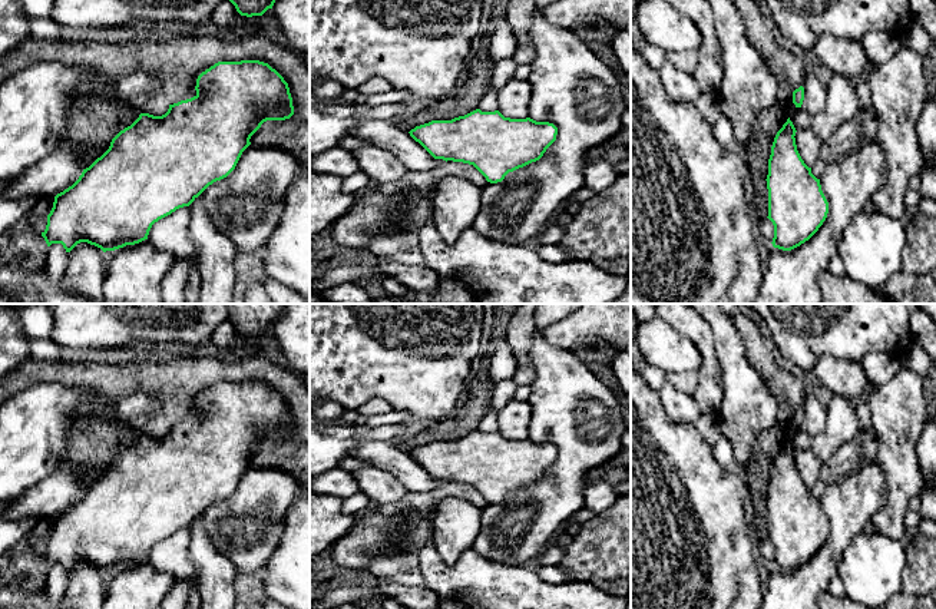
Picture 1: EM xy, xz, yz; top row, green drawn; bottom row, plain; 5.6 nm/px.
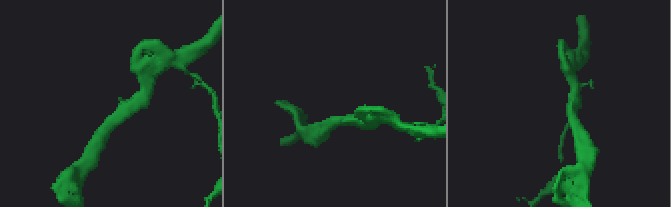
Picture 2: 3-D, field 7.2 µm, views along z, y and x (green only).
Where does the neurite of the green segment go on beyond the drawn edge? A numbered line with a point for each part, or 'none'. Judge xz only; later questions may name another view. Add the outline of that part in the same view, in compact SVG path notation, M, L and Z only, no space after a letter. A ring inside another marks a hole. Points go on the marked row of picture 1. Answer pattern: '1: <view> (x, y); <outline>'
none

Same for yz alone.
none

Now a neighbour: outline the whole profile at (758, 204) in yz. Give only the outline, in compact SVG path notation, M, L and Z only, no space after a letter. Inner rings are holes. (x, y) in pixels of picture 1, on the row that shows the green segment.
M791 99L785 103L777 102L773 107L760 113L753 126L750 140L745 145L747 163L755 186L755 196L751 203L755 221L761 221L768 216L768 189L765 179L768 175L771 146L777 132L783 128L794 110L796 105Z

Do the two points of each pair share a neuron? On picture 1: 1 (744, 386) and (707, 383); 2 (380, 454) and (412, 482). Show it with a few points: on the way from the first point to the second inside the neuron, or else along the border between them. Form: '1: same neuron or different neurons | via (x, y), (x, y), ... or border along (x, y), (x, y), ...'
1: different neurons | border along (714, 351), (721, 381), (721, 406), (717, 416)
2: same neuron | via (387, 457), (404, 475)

